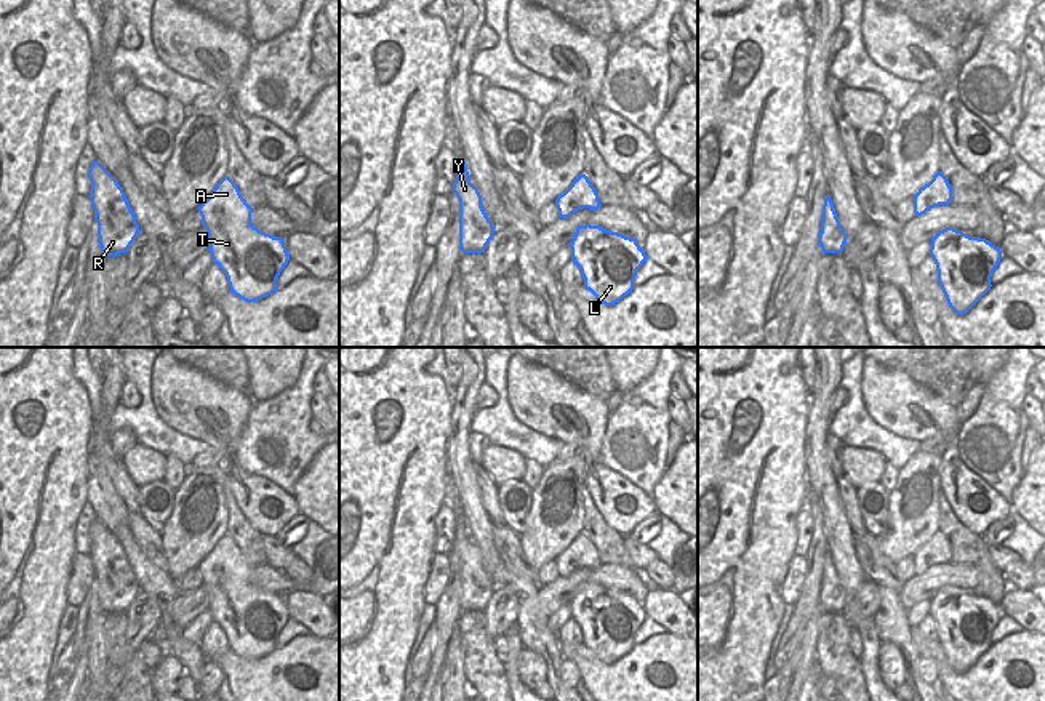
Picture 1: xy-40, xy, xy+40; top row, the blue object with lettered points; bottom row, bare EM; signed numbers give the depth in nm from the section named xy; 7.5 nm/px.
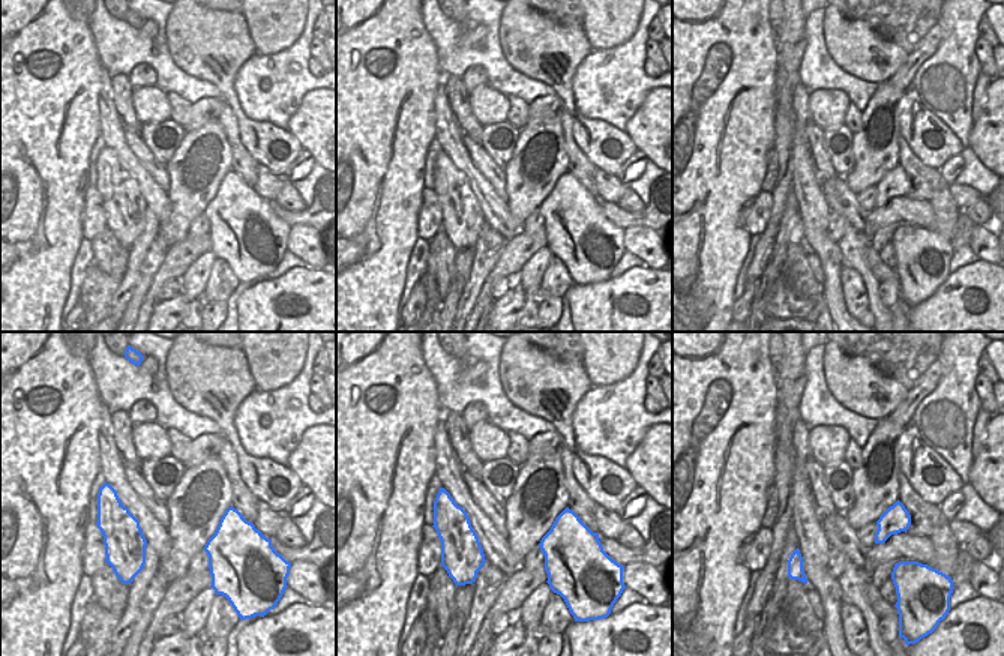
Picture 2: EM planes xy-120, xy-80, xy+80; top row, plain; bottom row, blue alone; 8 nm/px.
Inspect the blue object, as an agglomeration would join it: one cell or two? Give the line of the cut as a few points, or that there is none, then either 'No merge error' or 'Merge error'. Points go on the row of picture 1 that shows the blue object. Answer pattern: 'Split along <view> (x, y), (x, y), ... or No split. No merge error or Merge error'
No split. No merge error.

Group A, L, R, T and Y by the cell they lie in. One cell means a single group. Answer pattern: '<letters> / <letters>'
A L R T Y

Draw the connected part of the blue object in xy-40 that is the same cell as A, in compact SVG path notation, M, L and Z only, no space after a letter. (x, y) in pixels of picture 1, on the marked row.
M224 176L197 208L208 232L213 262L226 274L230 291L246 302L259 301L277 291L277 278L290 261L282 237L274 237L251 224L253 208L235 182Z

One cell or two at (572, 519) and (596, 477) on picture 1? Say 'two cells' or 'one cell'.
two cells

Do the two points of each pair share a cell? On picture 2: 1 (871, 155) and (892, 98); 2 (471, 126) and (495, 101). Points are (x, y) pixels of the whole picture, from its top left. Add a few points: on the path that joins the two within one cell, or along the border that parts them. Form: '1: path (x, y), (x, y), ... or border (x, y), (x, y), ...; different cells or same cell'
1: path (866, 138), (862, 125), (875, 107); same cell
2: border (468, 93), (470, 110), (483, 126); different cells

